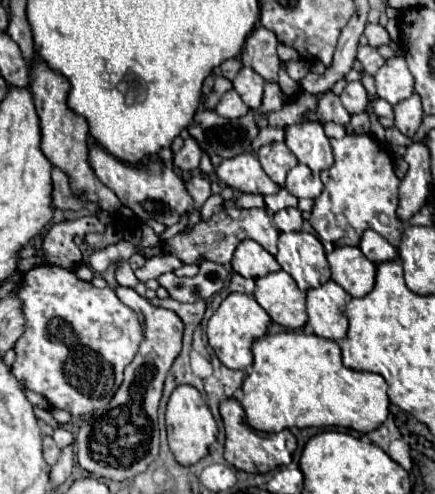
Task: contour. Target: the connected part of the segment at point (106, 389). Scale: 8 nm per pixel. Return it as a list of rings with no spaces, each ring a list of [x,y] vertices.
[[[58,265],[34,267],[24,273],[22,279],[26,285],[20,289],[18,297],[22,299],[22,309],[26,315],[26,331],[14,345],[14,375],[22,379],[28,389],[44,395],[52,407],[70,411],[72,417],[80,417],[108,405],[122,383],[124,367],[134,359],[136,347],[144,337],[136,311],[124,307],[114,289],[96,289],[92,283],[78,279],[74,271]]]

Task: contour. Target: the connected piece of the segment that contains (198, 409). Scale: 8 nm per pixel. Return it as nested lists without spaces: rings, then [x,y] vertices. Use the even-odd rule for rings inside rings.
[[[178,385],[166,405],[166,431],[168,431],[168,443],[170,449],[180,465],[194,465],[198,459],[202,459],[208,453],[210,443],[216,439],[218,427],[210,413],[210,407],[206,405],[200,391],[192,385]]]

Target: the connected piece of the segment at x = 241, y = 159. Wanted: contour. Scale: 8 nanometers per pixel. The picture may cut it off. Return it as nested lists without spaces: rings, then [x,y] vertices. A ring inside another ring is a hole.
[[[244,153],[244,155],[236,155],[232,159],[226,159],[216,169],[216,175],[222,185],[228,185],[240,193],[274,195],[282,189],[264,173],[258,157],[252,153]]]

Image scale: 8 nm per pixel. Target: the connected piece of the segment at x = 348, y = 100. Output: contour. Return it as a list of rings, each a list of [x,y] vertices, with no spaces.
[[[352,81],[344,87],[342,95],[340,95],[340,101],[344,105],[344,109],[348,113],[362,113],[366,109],[366,103],[368,103],[368,95],[366,95],[366,89],[360,81]]]

